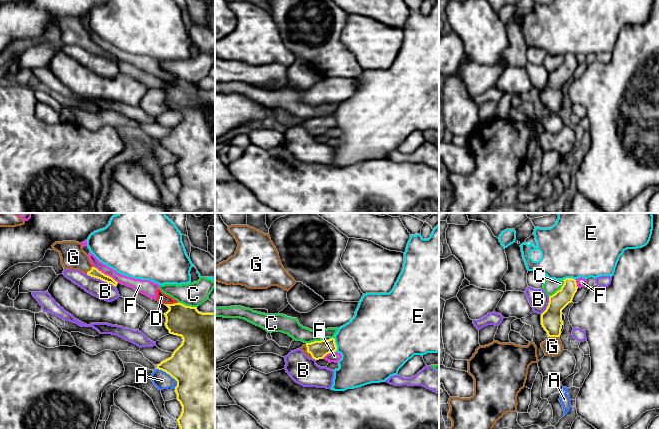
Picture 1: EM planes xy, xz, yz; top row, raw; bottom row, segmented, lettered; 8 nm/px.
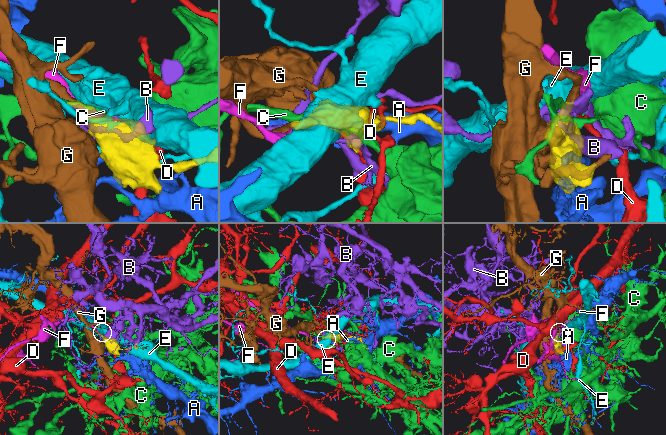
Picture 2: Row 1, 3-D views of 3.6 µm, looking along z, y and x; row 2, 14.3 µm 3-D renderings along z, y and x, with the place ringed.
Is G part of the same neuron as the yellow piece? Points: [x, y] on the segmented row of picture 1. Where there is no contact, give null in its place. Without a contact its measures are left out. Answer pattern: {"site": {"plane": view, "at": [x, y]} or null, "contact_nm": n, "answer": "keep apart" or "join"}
{"site": {"plane": "xz", "at": [307, 351]}, "contact_nm": 130, "answer": "join"}

